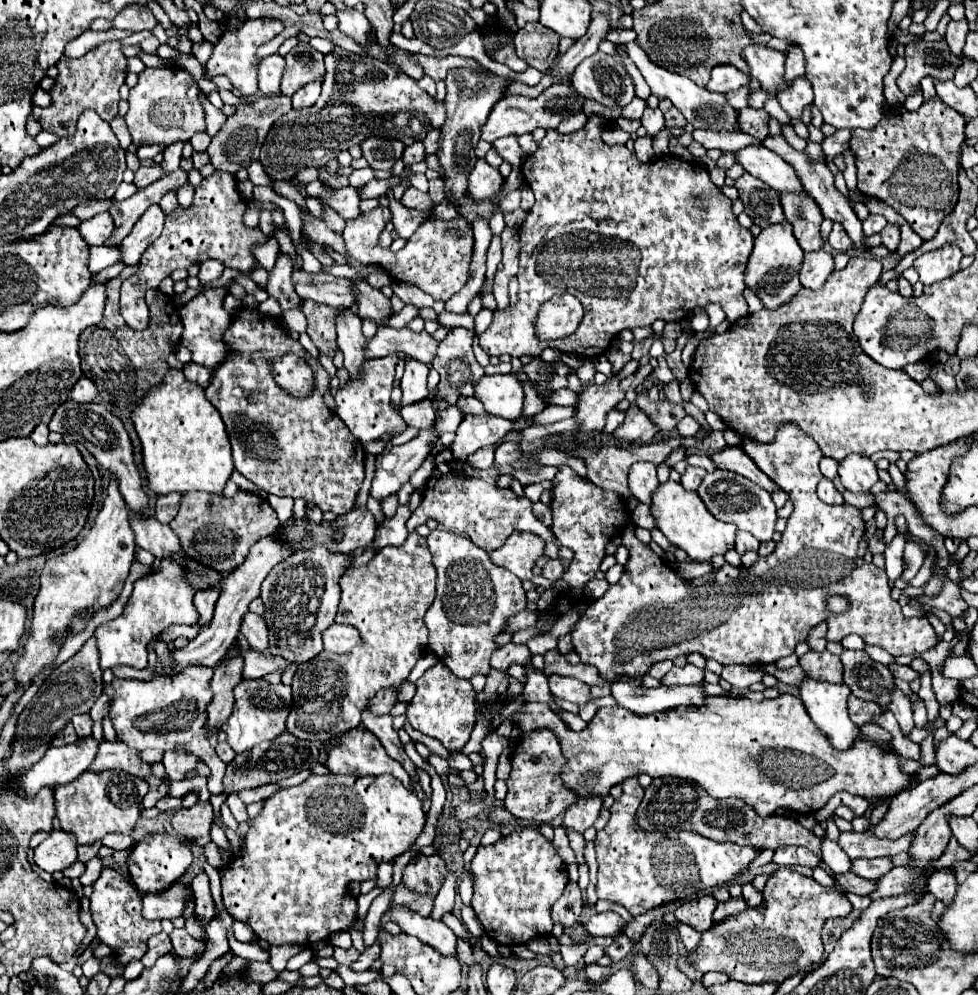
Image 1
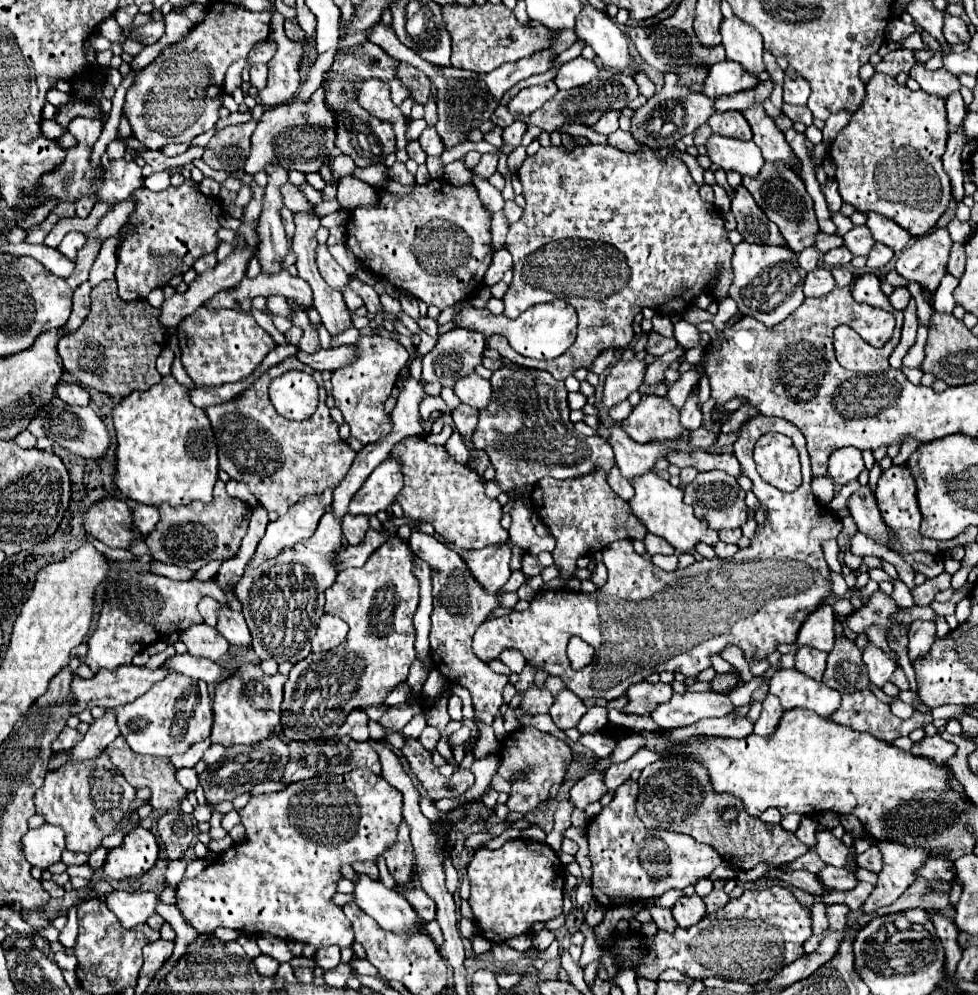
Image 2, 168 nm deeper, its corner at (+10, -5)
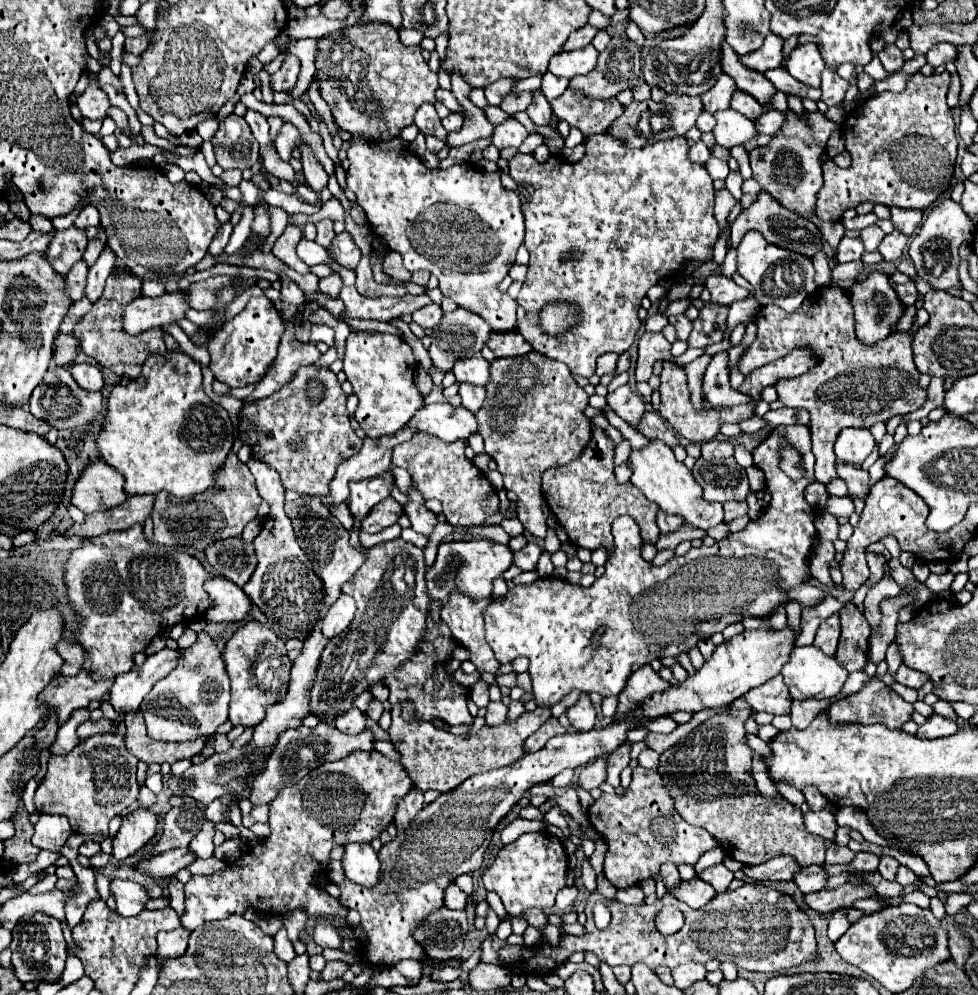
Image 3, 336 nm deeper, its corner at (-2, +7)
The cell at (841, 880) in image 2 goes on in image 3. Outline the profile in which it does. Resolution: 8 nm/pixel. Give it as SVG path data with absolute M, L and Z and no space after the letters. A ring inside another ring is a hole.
M807 866L807 868L801 868L793 876L793 882L797 884L797 888L803 894L809 894L809 892L819 892L825 886L827 876L825 876L825 872L823 872L821 866Z

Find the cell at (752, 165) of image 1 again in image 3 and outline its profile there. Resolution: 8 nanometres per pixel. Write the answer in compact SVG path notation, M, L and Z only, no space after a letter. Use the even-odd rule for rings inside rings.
M727 108L723 112L713 114L717 124L715 124L715 140L719 146L733 148L737 144L745 144L753 136L757 136L755 124L745 118L743 114L735 112L733 108Z

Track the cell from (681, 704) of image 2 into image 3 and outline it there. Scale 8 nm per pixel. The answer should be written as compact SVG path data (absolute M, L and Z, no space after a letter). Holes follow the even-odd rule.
M781 674L767 680L759 688L753 688L751 692L745 694L745 698L757 712L763 710L763 712L769 712L773 716L789 714L791 712L791 702L793 702Z

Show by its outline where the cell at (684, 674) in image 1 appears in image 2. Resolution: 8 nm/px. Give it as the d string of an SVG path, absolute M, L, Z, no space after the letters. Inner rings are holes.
M639 682L627 690L629 704L623 710L633 712L633 714L649 714L655 706L667 702L671 698L671 694L673 694L671 684Z

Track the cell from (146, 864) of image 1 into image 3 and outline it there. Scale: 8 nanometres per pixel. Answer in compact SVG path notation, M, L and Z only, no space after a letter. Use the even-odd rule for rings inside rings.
M139 808L133 814L121 820L121 828L113 838L113 856L117 860L129 858L133 852L141 850L153 836L157 828L157 816L147 810Z

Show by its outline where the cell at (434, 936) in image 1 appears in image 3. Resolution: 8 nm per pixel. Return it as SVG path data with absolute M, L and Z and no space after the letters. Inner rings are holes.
M347 844L341 864L349 880L367 888L373 888L379 884L381 864L377 860L377 852L369 844Z

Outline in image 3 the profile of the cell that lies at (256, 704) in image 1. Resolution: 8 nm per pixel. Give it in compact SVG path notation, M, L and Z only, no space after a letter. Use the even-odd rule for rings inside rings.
M249 620L239 626L233 636L227 640L223 652L227 674L231 678L231 704L229 704L229 720L233 726L255 726L263 720L267 706L281 700L287 692L291 660L287 658L285 640L281 640L275 632L267 630L261 622Z

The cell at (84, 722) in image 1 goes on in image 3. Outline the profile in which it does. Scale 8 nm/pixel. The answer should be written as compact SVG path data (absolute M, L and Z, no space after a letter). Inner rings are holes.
M77 710L75 714L71 714L71 718L67 720L67 724L63 728L59 728L57 732L57 738L50 748L50 751L55 755L65 755L69 748L77 746L81 740L77 736L77 726L81 722L85 722L89 718L89 710Z

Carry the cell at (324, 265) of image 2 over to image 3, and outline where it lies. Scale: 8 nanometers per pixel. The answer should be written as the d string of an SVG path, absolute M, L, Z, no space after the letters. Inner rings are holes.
M321 220L321 222L317 222L315 226L317 226L317 238L315 238L315 242L321 244L323 248L329 248L329 246L331 246L331 240L335 238L333 222L331 222L331 220Z

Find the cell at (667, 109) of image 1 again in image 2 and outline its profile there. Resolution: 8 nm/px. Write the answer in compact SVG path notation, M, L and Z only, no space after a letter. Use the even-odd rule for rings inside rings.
M635 74L633 78L635 78L635 82L639 84L639 92L641 92L645 98L653 98L653 94L655 94L655 84L653 84L647 76L643 76L643 74Z

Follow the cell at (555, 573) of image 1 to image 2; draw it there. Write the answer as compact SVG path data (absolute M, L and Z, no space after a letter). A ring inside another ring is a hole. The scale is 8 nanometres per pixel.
M525 554L525 556L523 556L523 568L521 568L521 570L523 570L525 576L537 576L537 574L541 572L537 558L533 558L531 554Z

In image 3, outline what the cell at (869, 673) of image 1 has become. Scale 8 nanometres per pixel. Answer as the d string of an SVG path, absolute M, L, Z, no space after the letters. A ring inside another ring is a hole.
M847 602L847 606L839 614L841 638L835 658L847 672L863 670L863 666L867 664L867 638L871 634L871 626L867 624L865 616L857 610L857 606L853 606L851 602Z

